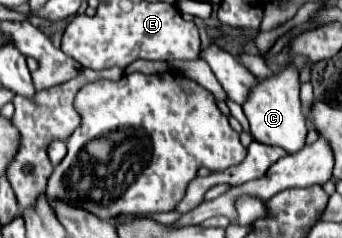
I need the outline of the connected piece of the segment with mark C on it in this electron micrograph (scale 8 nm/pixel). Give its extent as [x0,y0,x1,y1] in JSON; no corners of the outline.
[242,66,308,154]

